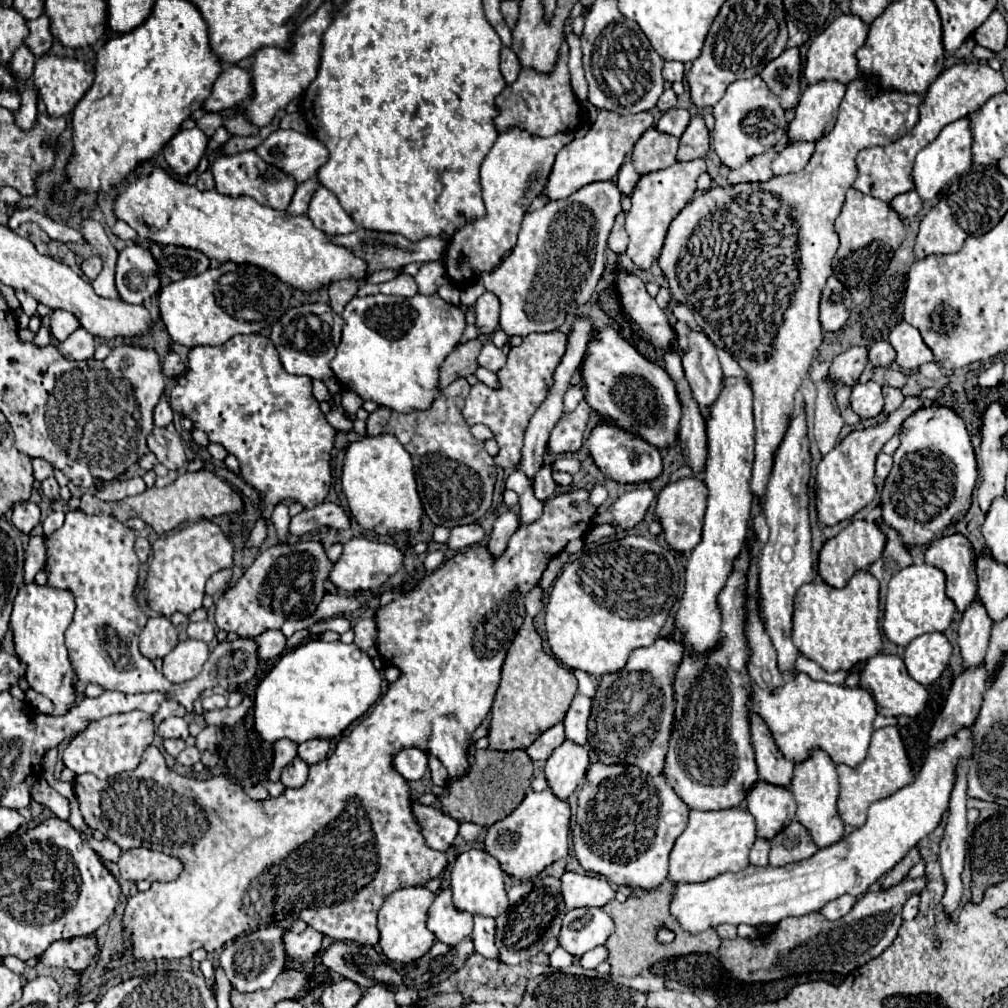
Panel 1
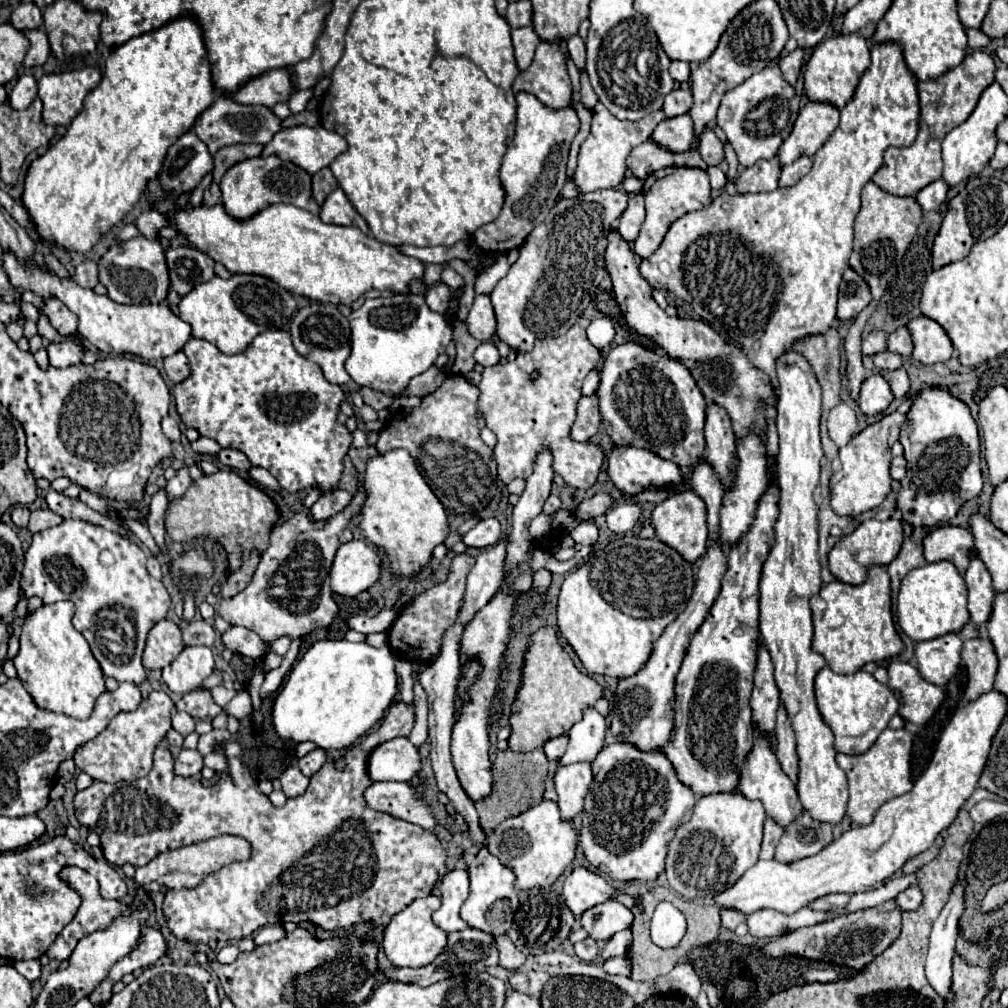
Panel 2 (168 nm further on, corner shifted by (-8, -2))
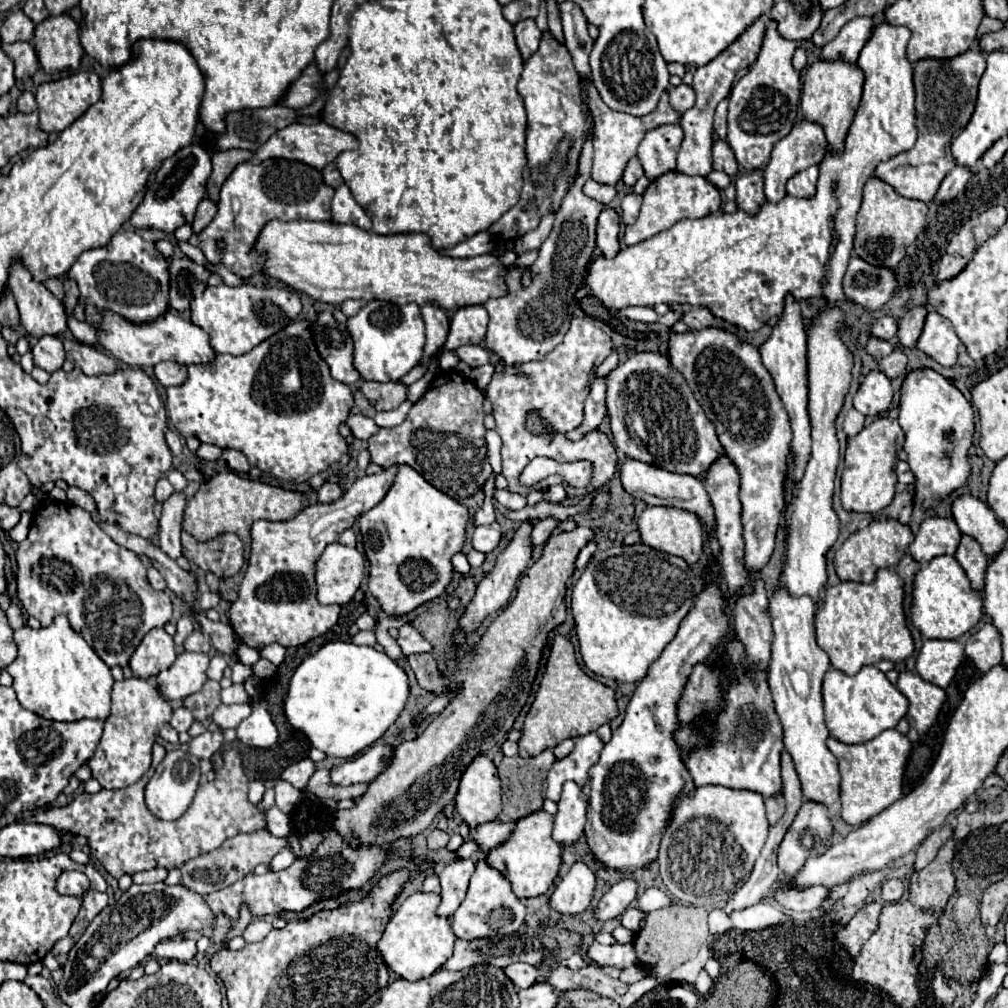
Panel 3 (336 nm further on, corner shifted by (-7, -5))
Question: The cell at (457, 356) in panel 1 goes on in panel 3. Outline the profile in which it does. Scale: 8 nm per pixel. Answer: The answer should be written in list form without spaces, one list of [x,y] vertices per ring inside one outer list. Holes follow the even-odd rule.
[[[366,381],[362,383],[360,391],[364,397],[372,403],[376,411],[392,411],[408,397],[408,385],[404,383],[374,383]]]

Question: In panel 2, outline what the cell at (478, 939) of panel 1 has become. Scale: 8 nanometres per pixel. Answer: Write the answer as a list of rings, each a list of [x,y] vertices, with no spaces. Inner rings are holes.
[[[505,934],[495,936],[495,938],[499,944],[499,966],[507,970],[519,970],[525,962],[525,956],[515,948],[515,944],[511,944],[511,940]]]

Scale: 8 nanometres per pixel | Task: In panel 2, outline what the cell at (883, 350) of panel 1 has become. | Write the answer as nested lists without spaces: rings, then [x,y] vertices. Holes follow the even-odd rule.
[[[899,326],[893,334],[889,334],[889,340],[887,340],[887,348],[891,352],[897,352],[901,354],[903,358],[911,358],[911,352],[913,352],[913,340],[911,340],[911,332],[907,326]]]

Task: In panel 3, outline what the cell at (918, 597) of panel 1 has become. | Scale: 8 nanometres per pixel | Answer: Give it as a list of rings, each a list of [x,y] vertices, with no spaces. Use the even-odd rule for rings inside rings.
[[[940,555],[922,567],[914,579],[912,605],[910,605],[912,625],[926,639],[958,639],[970,631],[982,617],[982,595],[972,591],[970,581],[960,567],[960,563],[950,555]]]

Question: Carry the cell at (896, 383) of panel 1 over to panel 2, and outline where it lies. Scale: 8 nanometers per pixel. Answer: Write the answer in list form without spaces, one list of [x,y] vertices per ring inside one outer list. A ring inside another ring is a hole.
[[[889,350],[877,352],[871,358],[873,358],[875,366],[881,368],[881,370],[895,370],[895,368],[899,368],[903,364],[903,358],[899,354],[895,354],[895,352],[889,352]]]

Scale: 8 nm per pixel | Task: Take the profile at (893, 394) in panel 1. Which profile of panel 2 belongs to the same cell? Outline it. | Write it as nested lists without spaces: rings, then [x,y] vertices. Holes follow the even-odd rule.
[[[897,368],[897,370],[889,370],[885,372],[885,378],[895,394],[895,398],[903,398],[907,392],[909,392],[909,378],[907,378],[907,372],[905,368]]]

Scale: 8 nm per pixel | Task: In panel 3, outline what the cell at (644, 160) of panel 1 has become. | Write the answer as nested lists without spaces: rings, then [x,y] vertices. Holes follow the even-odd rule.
[[[634,157],[634,159],[630,159],[630,161],[628,161],[628,165],[626,165],[622,181],[624,181],[628,187],[632,187],[632,185],[636,183],[636,179],[638,179],[638,177],[642,177],[642,175],[644,175],[642,163],[640,163],[640,159],[638,159],[638,157]]]

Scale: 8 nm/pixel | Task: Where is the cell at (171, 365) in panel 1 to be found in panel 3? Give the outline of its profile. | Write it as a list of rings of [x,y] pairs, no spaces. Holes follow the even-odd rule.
[[[162,361],[154,367],[154,375],[160,385],[170,387],[170,385],[182,385],[188,377],[186,365],[180,365],[176,361]]]

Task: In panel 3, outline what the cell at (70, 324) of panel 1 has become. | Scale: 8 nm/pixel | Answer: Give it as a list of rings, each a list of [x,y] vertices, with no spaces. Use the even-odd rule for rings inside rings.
[[[14,259],[12,265],[10,265],[10,279],[8,279],[8,285],[14,293],[14,299],[16,299],[16,305],[18,305],[18,311],[20,311],[20,323],[24,327],[26,333],[30,333],[32,337],[44,337],[44,335],[60,335],[68,329],[68,323],[66,323],[66,311],[64,311],[64,305],[58,297],[54,297],[44,283],[38,283],[30,271],[22,265],[20,259]]]

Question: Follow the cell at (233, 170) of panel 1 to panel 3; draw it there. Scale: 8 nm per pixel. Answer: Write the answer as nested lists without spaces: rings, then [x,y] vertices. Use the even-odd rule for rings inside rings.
[[[266,159],[258,165],[246,161],[240,163],[226,179],[220,191],[218,213],[206,229],[198,233],[200,249],[212,265],[224,265],[238,277],[250,277],[260,271],[262,259],[252,253],[252,245],[260,229],[270,219],[314,219],[330,221],[330,199],[334,189],[322,179],[322,173],[310,165],[286,159]],[[266,183],[266,191],[264,191]],[[218,241],[224,241],[224,251],[218,251]]]

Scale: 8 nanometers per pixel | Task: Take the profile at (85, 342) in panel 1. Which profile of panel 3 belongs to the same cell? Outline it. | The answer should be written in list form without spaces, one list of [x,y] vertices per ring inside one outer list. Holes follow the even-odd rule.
[[[50,335],[38,339],[38,343],[32,347],[32,355],[34,355],[34,365],[48,373],[62,369],[62,363],[66,361],[66,351],[62,347],[62,341]]]

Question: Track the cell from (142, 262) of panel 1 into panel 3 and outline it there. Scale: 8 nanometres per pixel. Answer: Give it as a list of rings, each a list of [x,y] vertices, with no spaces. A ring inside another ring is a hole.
[[[122,229],[108,245],[84,251],[70,267],[68,275],[78,281],[80,297],[90,299],[90,303],[86,303],[86,321],[92,327],[96,327],[100,317],[98,311],[94,311],[96,307],[110,309],[132,323],[152,321],[168,309],[168,263],[164,255],[158,253],[156,245],[144,241],[134,229]]]

